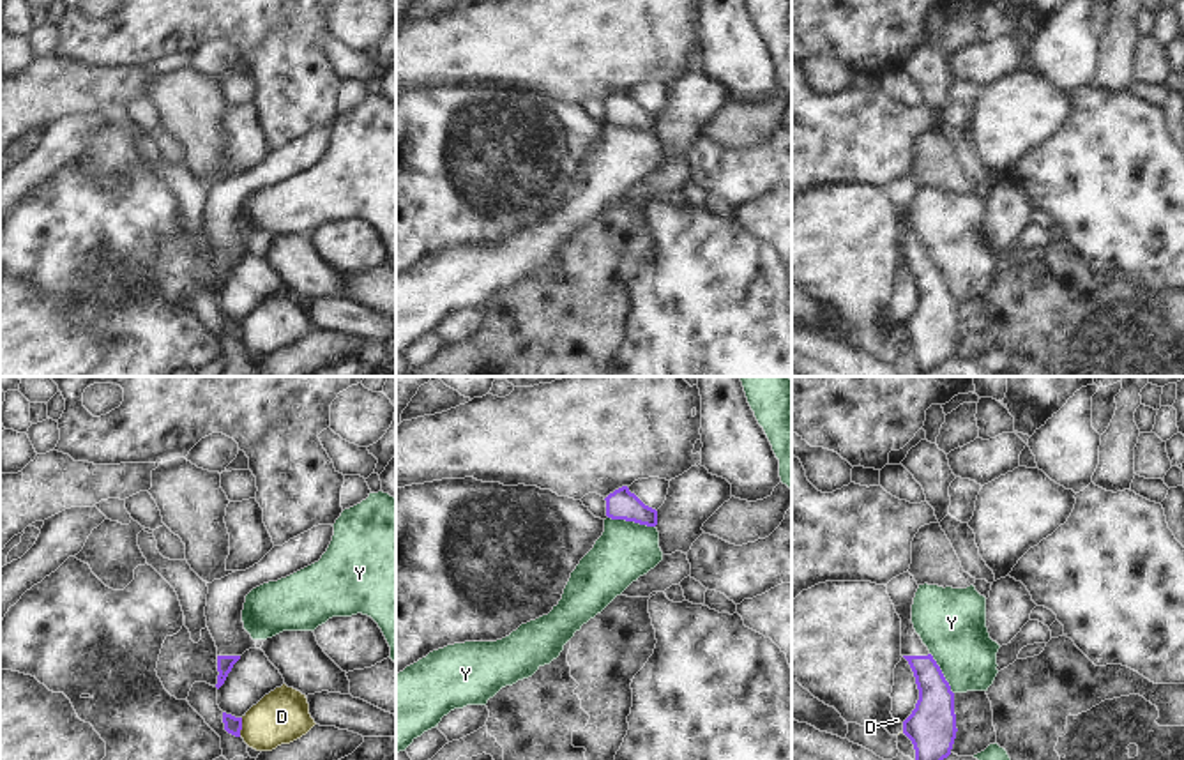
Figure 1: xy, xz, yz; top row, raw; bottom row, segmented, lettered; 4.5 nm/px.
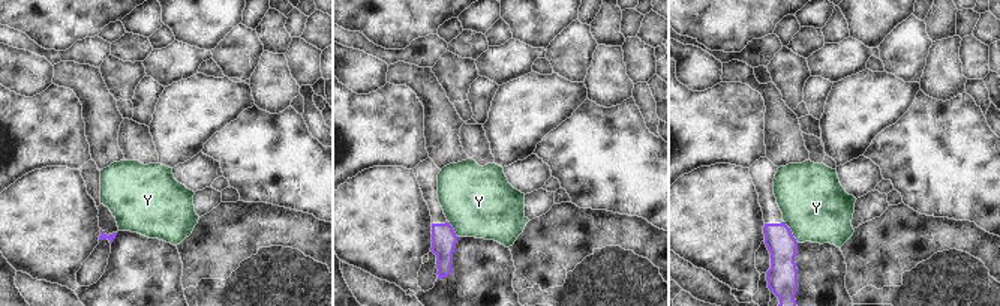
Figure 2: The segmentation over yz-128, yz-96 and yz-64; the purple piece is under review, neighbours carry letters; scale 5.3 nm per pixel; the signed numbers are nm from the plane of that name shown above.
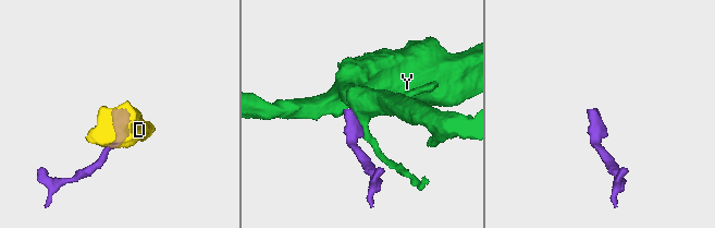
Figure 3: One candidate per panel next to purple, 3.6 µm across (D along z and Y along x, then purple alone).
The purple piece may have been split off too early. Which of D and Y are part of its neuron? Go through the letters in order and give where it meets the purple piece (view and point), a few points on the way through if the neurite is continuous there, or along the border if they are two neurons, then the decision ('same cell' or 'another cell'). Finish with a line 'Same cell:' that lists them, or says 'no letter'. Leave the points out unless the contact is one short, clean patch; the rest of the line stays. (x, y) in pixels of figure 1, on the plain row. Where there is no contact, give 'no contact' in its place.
D: meets purple in xy at (241, 331); border along xy (242, 322), (239, 340); another cell
Y: meets purple in xz at (631, 124); another cell
Same cell: no letter

